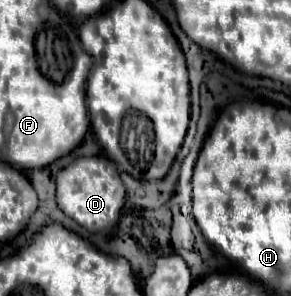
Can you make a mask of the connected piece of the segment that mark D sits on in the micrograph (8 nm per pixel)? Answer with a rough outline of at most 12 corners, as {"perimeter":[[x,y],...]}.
{"perimeter":[[106,156],[56,176],[56,202],[90,232],[114,226],[126,192]]}

